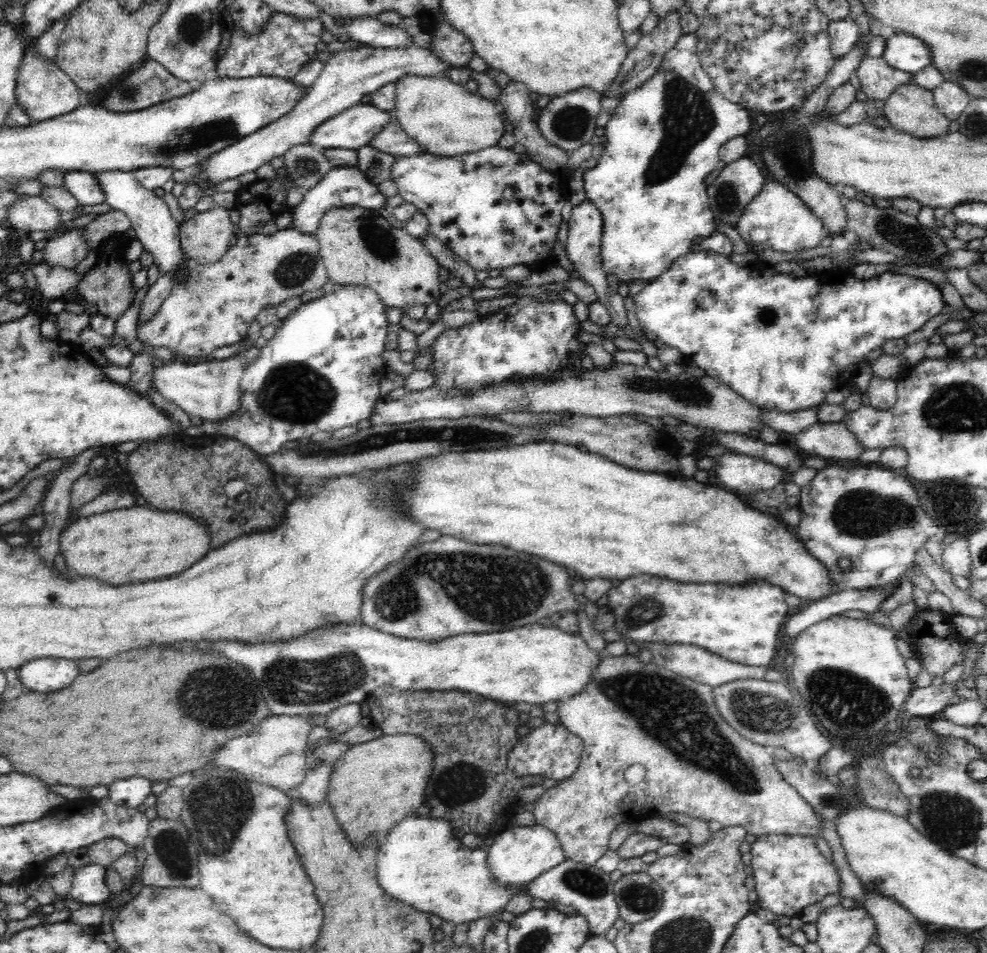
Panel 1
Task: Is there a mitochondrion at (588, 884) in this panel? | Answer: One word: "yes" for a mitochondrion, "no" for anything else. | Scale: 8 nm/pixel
yes

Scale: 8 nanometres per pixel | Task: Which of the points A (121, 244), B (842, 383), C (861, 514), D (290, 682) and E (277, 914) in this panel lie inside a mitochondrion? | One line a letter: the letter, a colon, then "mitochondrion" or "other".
A: other
B: other
C: mitochondrion
D: mitochondrion
E: other

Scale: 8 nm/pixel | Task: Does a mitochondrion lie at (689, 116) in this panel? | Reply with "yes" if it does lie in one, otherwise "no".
yes

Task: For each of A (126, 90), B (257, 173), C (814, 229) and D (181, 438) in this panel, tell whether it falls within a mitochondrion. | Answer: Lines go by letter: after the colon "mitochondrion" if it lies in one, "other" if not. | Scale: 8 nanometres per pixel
A: mitochondrion
B: other
C: other
D: other

